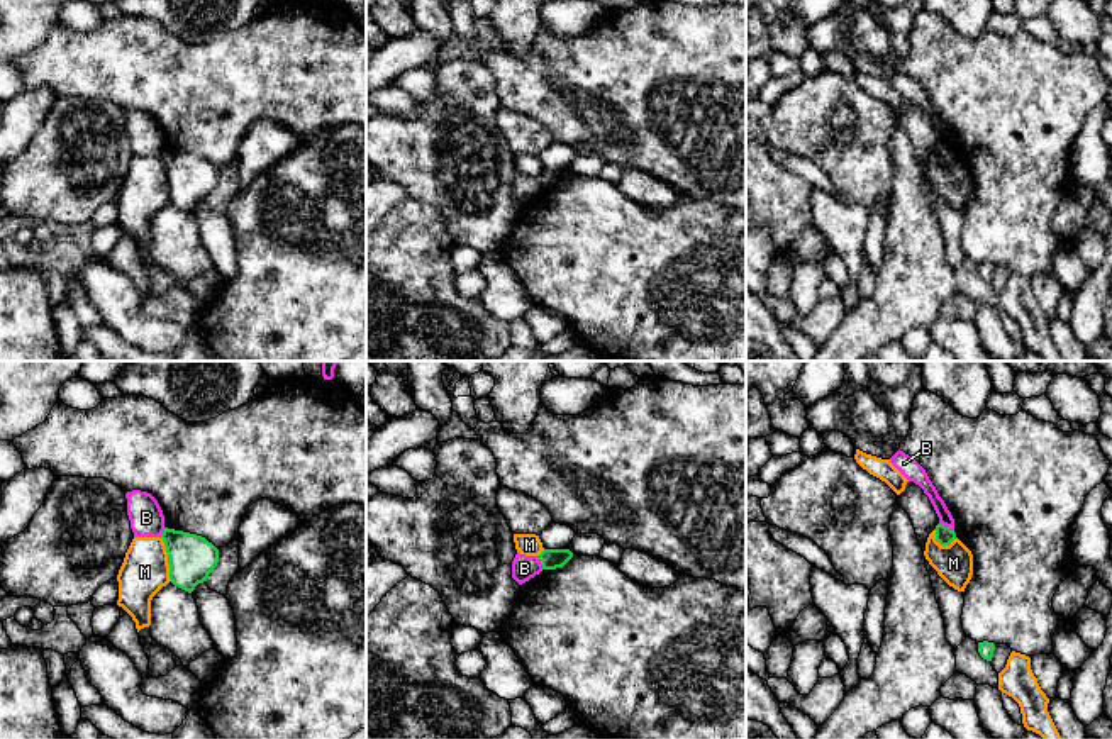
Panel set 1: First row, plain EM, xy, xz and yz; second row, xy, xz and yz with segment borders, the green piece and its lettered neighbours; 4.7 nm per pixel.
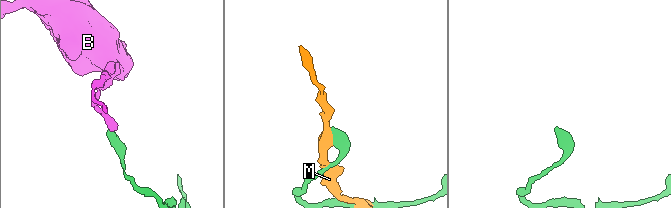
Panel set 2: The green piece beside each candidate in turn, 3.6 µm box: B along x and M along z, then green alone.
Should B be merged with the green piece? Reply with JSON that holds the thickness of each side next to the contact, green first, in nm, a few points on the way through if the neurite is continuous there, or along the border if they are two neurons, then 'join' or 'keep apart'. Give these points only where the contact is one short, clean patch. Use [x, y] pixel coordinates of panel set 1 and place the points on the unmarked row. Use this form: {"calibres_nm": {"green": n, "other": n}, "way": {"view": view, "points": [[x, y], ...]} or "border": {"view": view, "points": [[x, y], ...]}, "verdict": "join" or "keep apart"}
{"calibres_nm": {"green": 90, "other": 70}, "border": {"view": "yz", "points": [[939, 143], [953, 151]]}, "verdict": "keep apart"}

